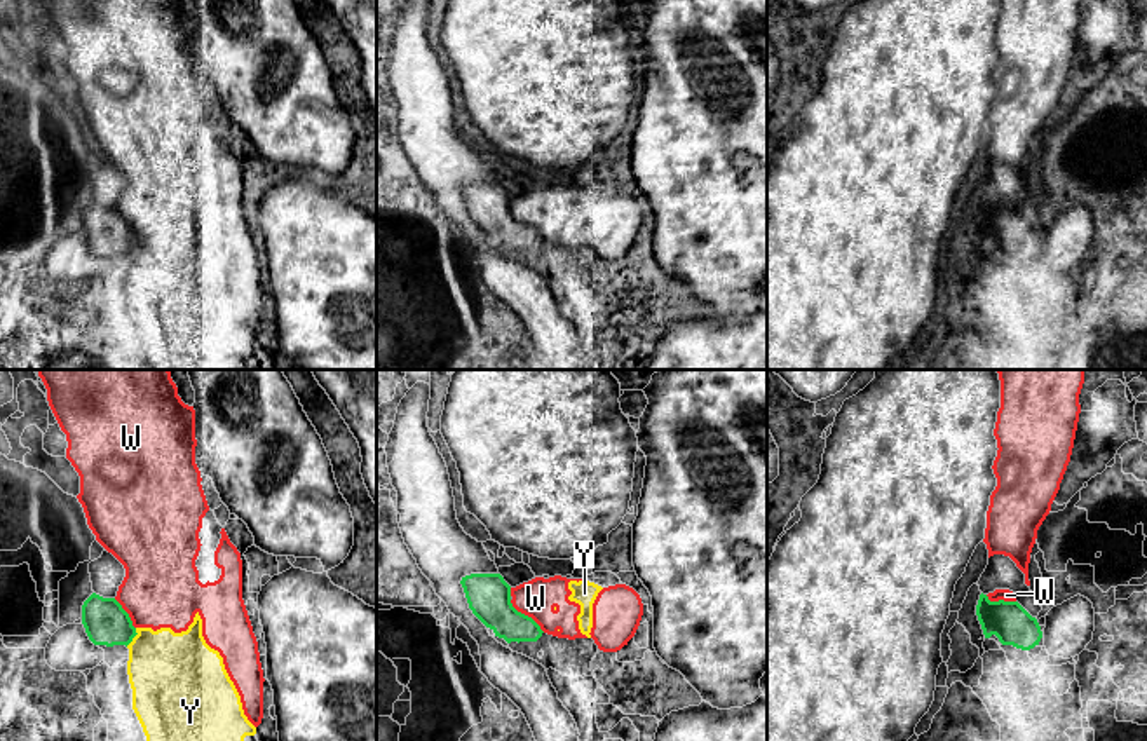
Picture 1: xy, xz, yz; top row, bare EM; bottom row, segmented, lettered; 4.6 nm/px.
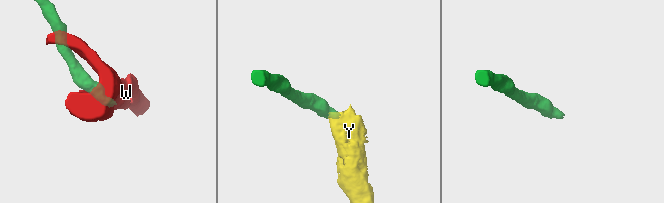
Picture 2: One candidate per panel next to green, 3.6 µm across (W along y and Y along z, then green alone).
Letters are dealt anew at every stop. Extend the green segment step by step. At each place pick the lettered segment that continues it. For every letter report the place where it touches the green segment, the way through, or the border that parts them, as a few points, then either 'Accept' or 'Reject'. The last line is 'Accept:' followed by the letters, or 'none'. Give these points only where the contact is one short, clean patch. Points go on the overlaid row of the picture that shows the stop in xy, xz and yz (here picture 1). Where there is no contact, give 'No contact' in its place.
W: Touches green at xz (527, 616). Boundary: xz (509, 600), (544, 632). Reject
Y: Touches green at xy (133, 637). Boundary: xy (136, 628), (136, 633), (126, 645). Reject
Accept: none

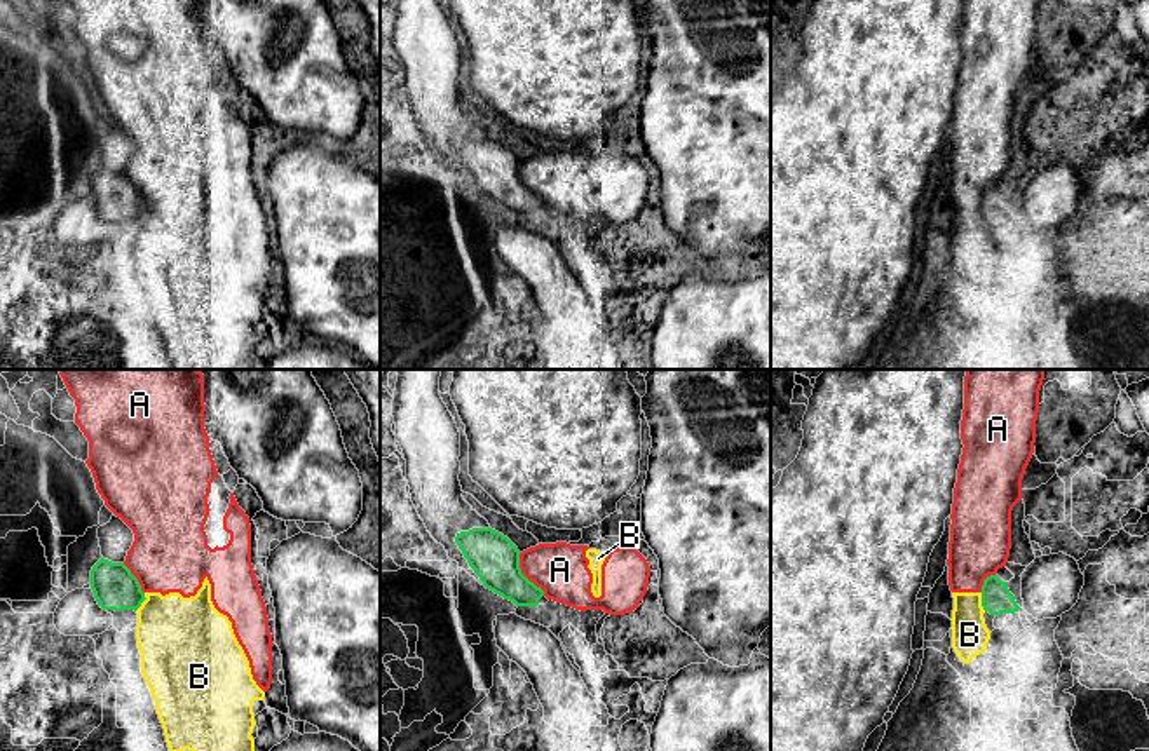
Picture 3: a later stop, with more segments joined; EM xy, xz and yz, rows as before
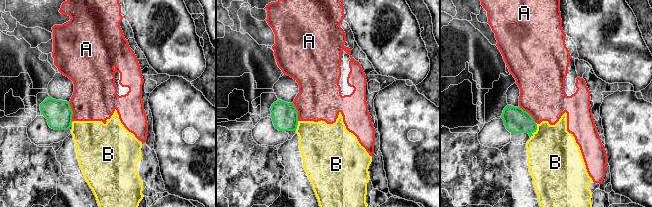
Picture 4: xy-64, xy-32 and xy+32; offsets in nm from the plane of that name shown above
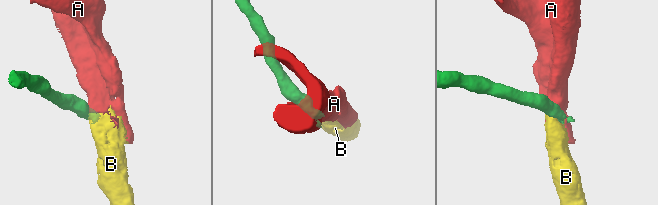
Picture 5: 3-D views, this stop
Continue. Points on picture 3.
A: Touches green at xz (523, 575). Boundary: xz (518, 553), (520, 570), (544, 595). Reject
B: Touches green at xy (142, 602). Boundary: xy (145, 593), (145, 598), (135, 610). Reject
Accept: none

